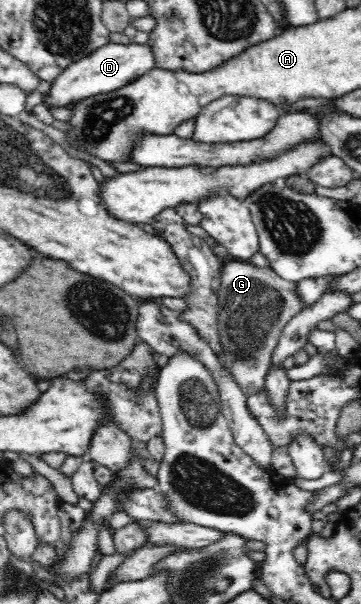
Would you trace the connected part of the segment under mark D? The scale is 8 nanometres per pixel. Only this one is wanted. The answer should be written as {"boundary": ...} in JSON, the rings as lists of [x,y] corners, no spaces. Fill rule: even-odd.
{"boundary":[[[109,41],[106,45],[96,49],[94,53],[90,53],[88,57],[72,63],[66,71],[62,71],[52,81],[50,95],[43,102],[47,104],[48,108],[68,107],[76,100],[120,89],[154,68],[158,68],[158,60],[156,60],[156,52],[152,50],[152,46],[137,42],[121,44]]]}

